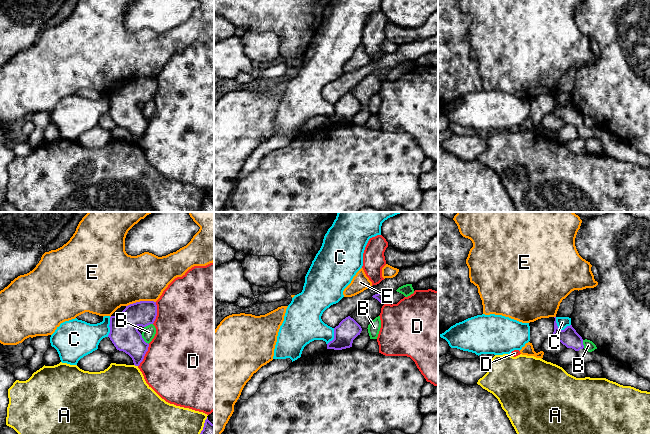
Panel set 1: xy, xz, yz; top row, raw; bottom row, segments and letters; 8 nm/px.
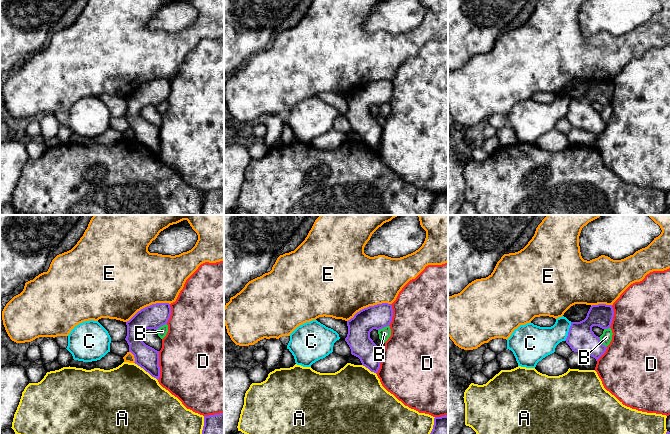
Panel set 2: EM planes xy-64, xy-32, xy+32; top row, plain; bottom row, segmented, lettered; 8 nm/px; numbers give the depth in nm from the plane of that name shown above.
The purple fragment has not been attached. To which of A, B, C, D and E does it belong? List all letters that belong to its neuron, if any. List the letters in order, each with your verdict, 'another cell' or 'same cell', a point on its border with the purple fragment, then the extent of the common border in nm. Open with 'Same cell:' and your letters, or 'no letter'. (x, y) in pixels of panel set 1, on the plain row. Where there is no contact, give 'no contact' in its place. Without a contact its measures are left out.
Same cell: no letter
A: another cell | xy (204, 202) | 170 nm
B: another cell | xy (143, 115) | 110 nm
C: another cell | yz (558, 104) | 140 nm
D: another cell | xy (144, 131) | 200 nm
E: another cell | xy (140, 77) | 240 nm

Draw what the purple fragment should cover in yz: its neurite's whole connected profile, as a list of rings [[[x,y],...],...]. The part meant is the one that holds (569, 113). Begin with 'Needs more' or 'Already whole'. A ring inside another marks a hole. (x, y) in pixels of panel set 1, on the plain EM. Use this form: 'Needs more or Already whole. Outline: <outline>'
Needs more. Outline: [[[556,93],[554,94],[554,108],[552,113],[567,124],[574,125],[582,139],[586,140],[596,137],[602,141],[604,154],[623,162],[631,162],[641,167],[650,168],[650,157],[639,152],[636,148],[630,146],[598,124],[592,128],[588,128],[584,125],[582,113],[572,101],[567,102],[564,106],[560,106],[556,99]]]

